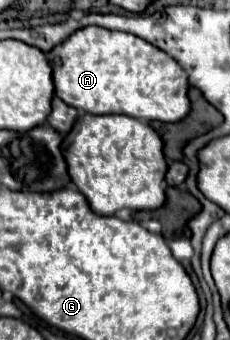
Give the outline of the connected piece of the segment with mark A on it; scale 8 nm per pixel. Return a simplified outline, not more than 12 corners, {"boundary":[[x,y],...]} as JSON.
{"boundary":[[82,27],[50,51],[82,113],[176,123],[188,75],[156,45]]}

